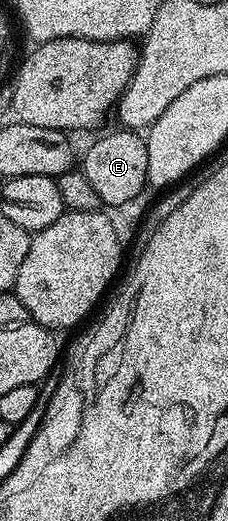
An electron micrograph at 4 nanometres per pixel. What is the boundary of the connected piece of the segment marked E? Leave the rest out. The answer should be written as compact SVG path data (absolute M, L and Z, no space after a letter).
M135 129L118 130L101 136L81 155L81 170L85 177L89 177L89 185L93 185L97 197L101 197L101 201L108 208L123 207L126 203L133 202L142 193L143 187L148 186L149 149L146 138Z

